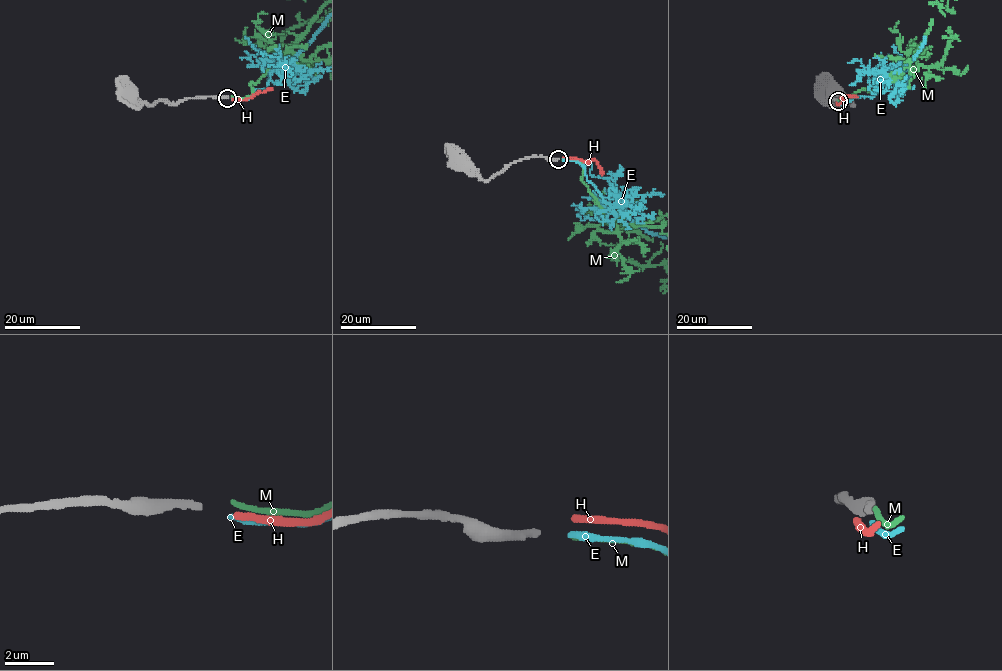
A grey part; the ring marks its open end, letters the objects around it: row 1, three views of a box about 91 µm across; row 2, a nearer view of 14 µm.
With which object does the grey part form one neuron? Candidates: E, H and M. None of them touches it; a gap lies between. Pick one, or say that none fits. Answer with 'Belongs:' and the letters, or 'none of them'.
Belongs: none of them

